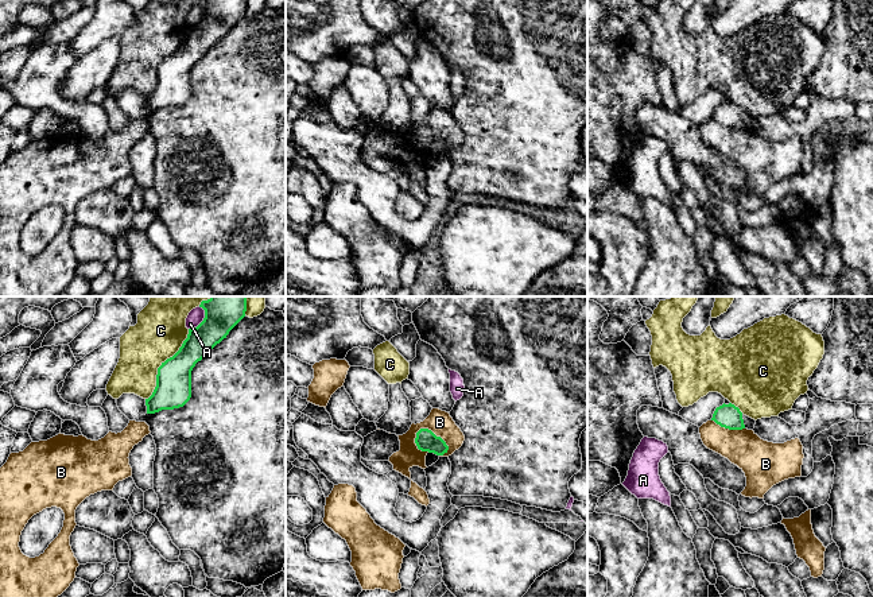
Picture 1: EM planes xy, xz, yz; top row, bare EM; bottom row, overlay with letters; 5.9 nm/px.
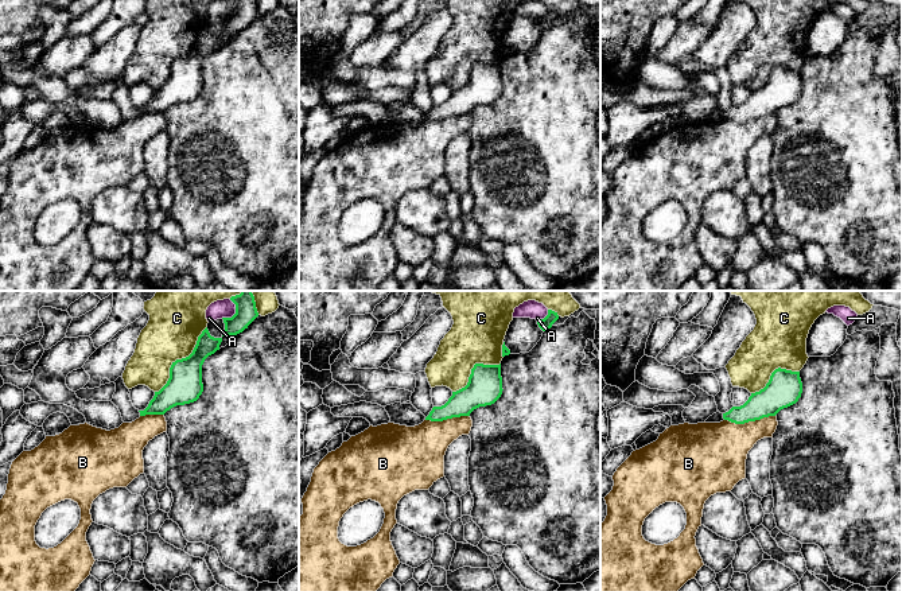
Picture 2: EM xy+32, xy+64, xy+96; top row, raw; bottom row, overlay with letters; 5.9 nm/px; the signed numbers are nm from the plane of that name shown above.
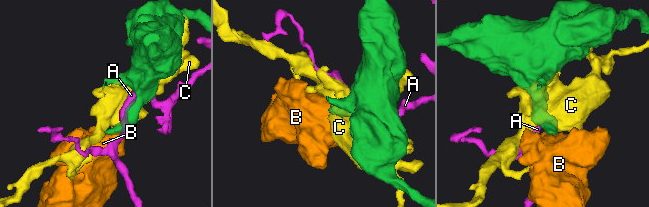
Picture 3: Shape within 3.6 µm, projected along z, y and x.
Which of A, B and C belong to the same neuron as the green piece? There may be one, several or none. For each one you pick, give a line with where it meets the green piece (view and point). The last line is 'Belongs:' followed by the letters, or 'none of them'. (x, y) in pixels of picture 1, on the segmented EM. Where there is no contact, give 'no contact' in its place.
Belongs: none of them

